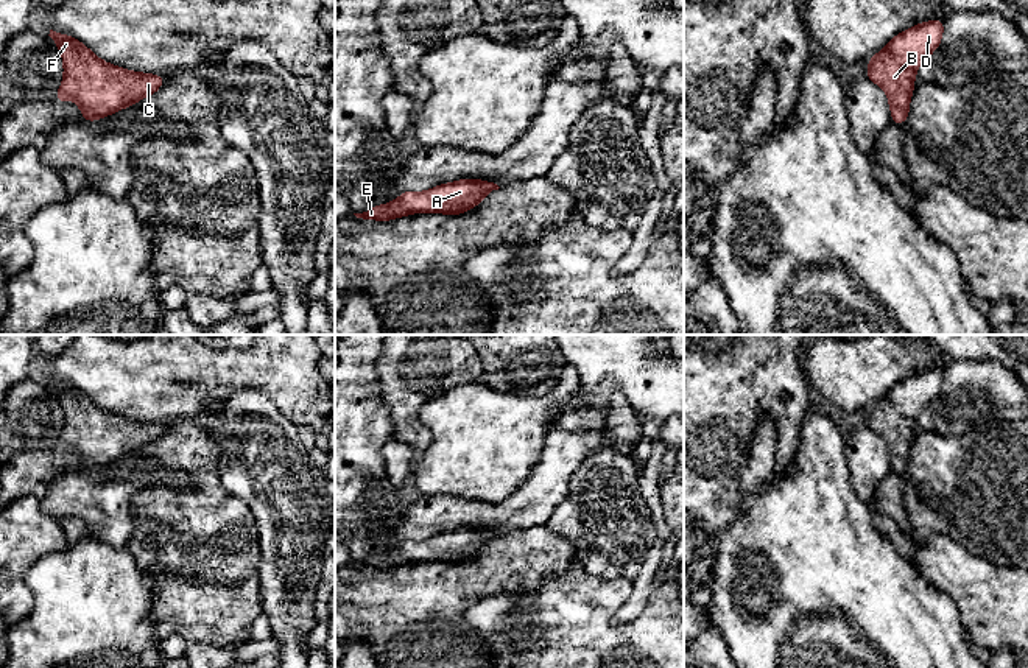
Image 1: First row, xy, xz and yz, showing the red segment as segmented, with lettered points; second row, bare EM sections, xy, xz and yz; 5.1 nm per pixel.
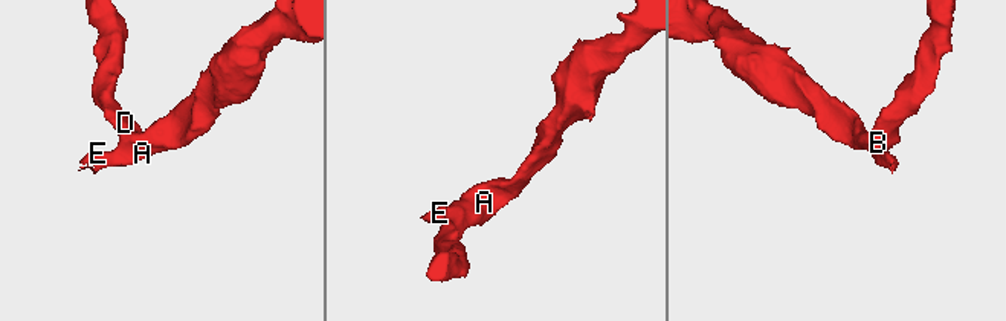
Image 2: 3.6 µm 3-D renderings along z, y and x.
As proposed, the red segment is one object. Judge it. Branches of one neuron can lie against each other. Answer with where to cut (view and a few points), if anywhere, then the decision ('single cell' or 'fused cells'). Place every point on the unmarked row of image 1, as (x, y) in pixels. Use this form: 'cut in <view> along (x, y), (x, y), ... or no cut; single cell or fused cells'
no cut; single cell

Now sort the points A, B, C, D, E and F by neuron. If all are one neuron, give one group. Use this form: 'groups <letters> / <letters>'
groups A B C D E F

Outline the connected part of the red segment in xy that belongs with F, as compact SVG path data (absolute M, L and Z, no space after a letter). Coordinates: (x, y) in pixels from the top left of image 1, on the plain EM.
M50 378L48 383L64 408L64 430L55 450L73 447L89 472L107 466L157 441L165 431L162 424L129 420L97 406L78 388Z

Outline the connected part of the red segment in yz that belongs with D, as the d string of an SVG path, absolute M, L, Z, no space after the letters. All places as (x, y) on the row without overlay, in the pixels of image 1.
M945 369L914 374L868 410L866 425L888 444L892 472L903 475L917 416L939 396Z

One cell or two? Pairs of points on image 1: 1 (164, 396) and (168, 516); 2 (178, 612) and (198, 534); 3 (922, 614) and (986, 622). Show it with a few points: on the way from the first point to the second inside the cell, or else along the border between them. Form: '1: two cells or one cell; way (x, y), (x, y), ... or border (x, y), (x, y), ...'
1: two cells; border (198, 419), (175, 419), (165, 425)
2: one cell; way (189, 594), (189, 576), (198, 567), (198, 553)
3: two cells; border (939, 589), (954, 601), (966, 636), (972, 643)

